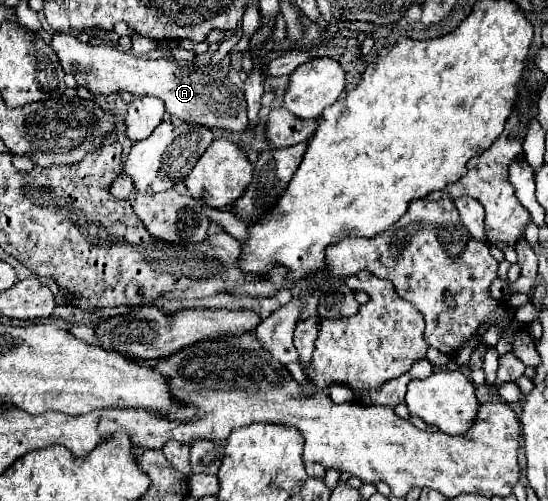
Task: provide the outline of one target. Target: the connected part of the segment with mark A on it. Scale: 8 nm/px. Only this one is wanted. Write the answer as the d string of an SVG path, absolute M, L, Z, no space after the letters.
M54 33L52 49L58 55L58 61L66 73L72 73L78 87L86 87L92 95L112 95L112 93L132 93L134 97L154 95L164 101L166 111L174 119L242 131L248 125L246 117L246 99L236 85L244 85L240 79L240 55L226 55L218 63L204 63L198 59L194 63L176 63L172 59L140 59L124 53L116 47L82 43L76 35Z

